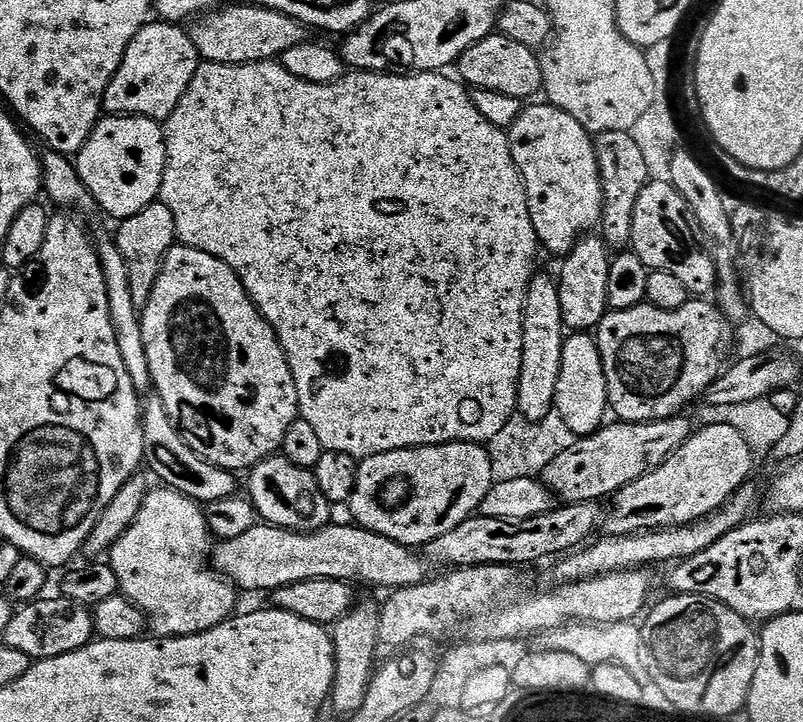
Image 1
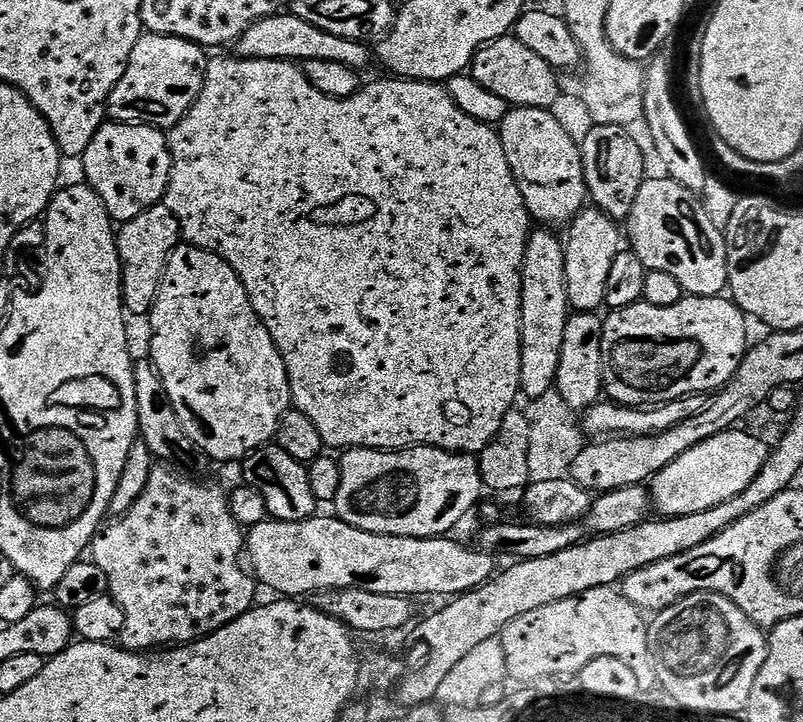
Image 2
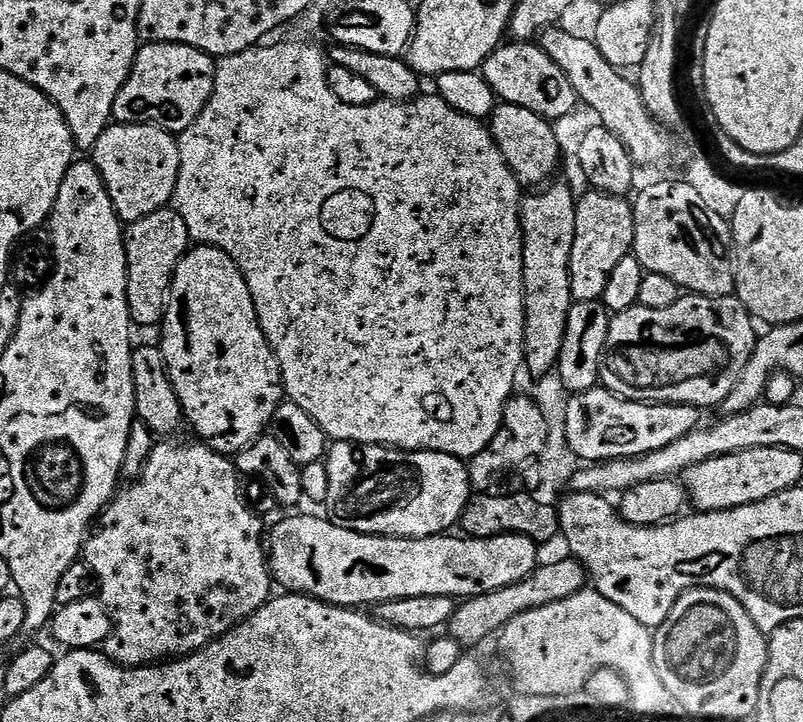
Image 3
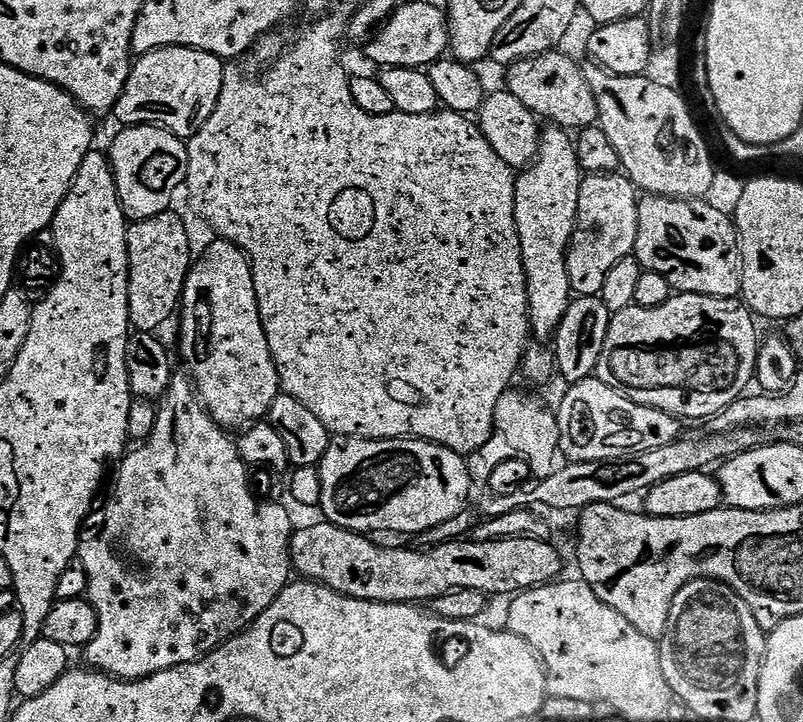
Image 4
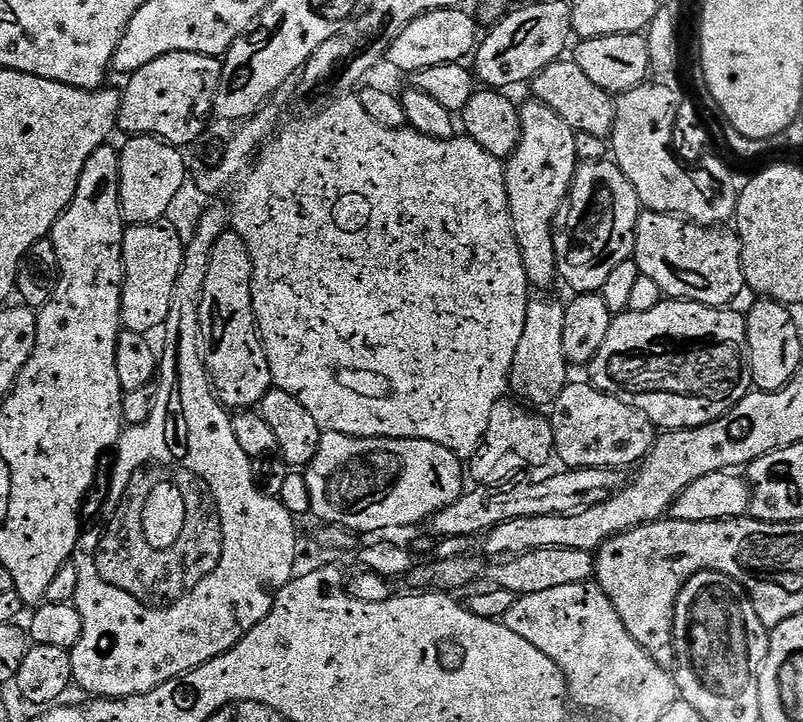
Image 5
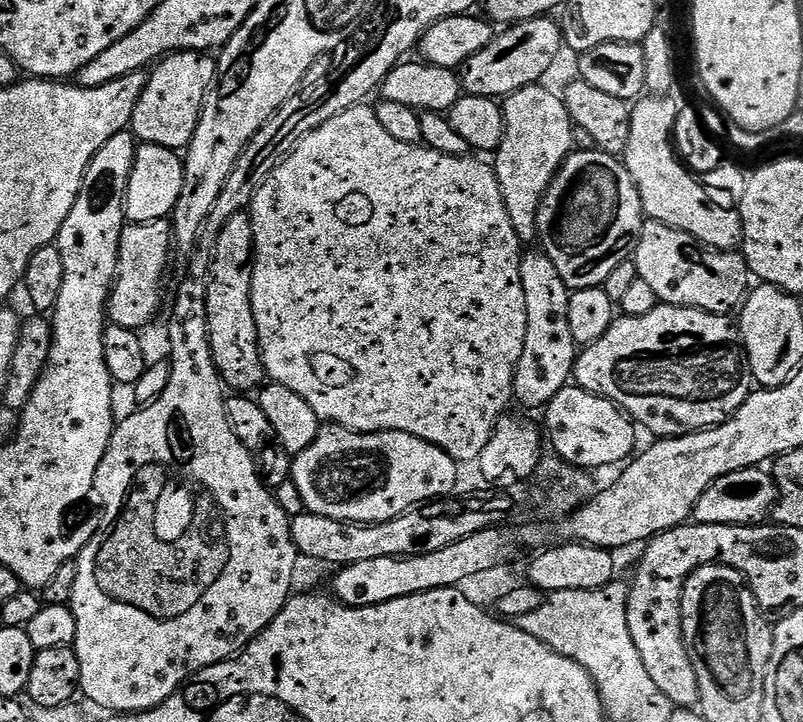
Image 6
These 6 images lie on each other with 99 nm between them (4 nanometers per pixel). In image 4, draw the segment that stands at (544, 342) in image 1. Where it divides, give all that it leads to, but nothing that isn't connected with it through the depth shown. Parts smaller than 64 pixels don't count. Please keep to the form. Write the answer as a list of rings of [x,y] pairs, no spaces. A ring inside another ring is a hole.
[[[555,126],[541,131],[540,152],[516,178],[514,218],[528,283],[528,322],[531,335],[540,342],[555,337],[568,305],[574,299],[568,273],[568,247],[576,225],[581,179],[573,137]]]

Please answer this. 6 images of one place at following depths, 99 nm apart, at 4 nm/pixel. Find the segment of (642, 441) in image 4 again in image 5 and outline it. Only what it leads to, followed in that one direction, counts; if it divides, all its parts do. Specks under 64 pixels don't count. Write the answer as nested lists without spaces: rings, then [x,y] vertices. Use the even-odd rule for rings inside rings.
[[[570,382],[566,385],[565,389],[554,402],[552,409],[552,414],[550,413],[550,421],[553,428],[553,440],[554,440],[554,454],[556,458],[560,458],[561,464],[567,469],[573,468],[627,468],[626,466],[633,464],[637,465],[640,461],[643,461],[644,457],[648,455],[648,452],[655,444],[658,432],[654,424],[649,422],[649,420],[642,415],[641,412],[634,411],[632,407],[626,406],[621,400],[614,398],[613,396],[606,395],[605,392],[598,391],[591,383],[584,382],[584,384],[575,384],[575,382]]]

